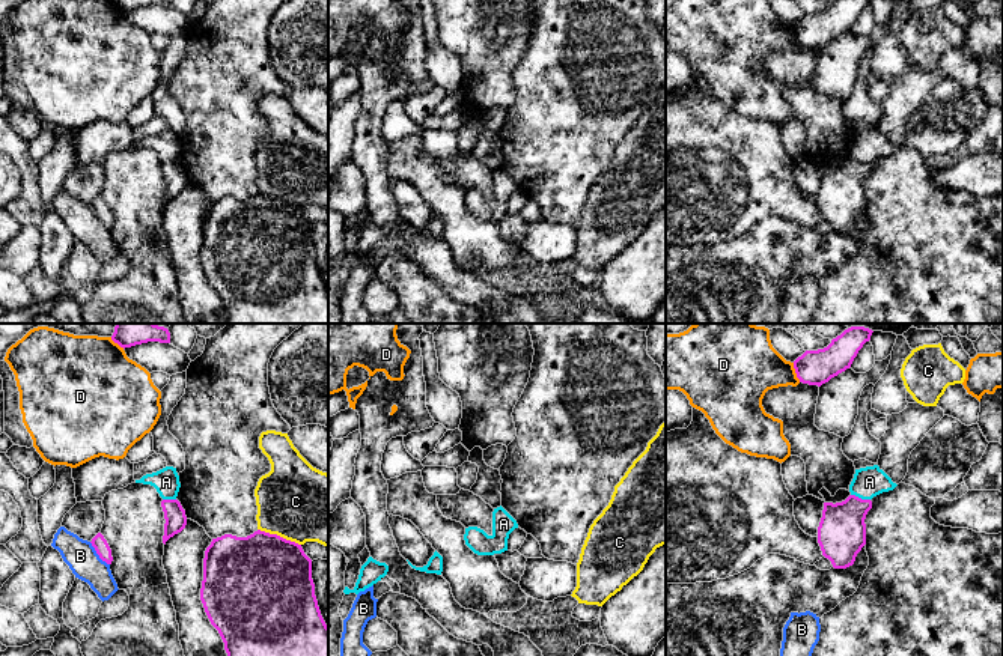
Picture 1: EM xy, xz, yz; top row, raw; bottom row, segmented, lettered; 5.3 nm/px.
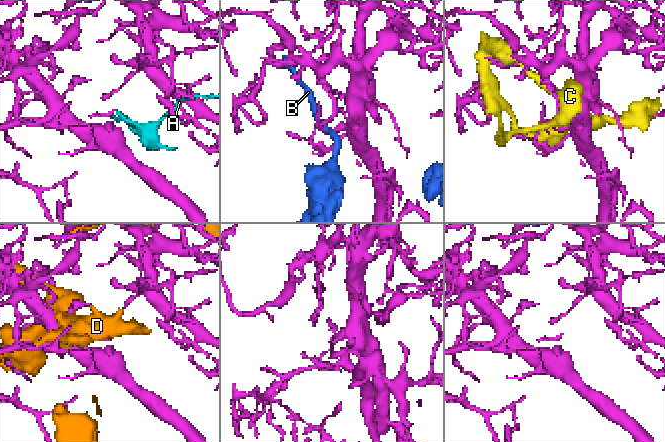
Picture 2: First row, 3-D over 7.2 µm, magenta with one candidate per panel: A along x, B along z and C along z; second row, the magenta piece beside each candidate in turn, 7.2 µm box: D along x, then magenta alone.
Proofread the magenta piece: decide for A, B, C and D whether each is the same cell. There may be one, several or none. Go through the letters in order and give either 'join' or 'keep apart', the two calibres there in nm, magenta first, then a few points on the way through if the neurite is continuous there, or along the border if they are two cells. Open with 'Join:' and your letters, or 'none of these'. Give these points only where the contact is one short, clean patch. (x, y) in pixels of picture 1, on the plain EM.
Join: none of these
A: keep apart; calibres 260 and 160 nm; border yz (851, 157), (869, 163)
B: keep apart; calibres 80 and 170 nm
C: keep apart; calibres 500 and 400 nm
D: keep apart; calibres 190 and 320 nm

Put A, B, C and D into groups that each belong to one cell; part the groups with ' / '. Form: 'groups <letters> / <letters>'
groups A / B / C / D

